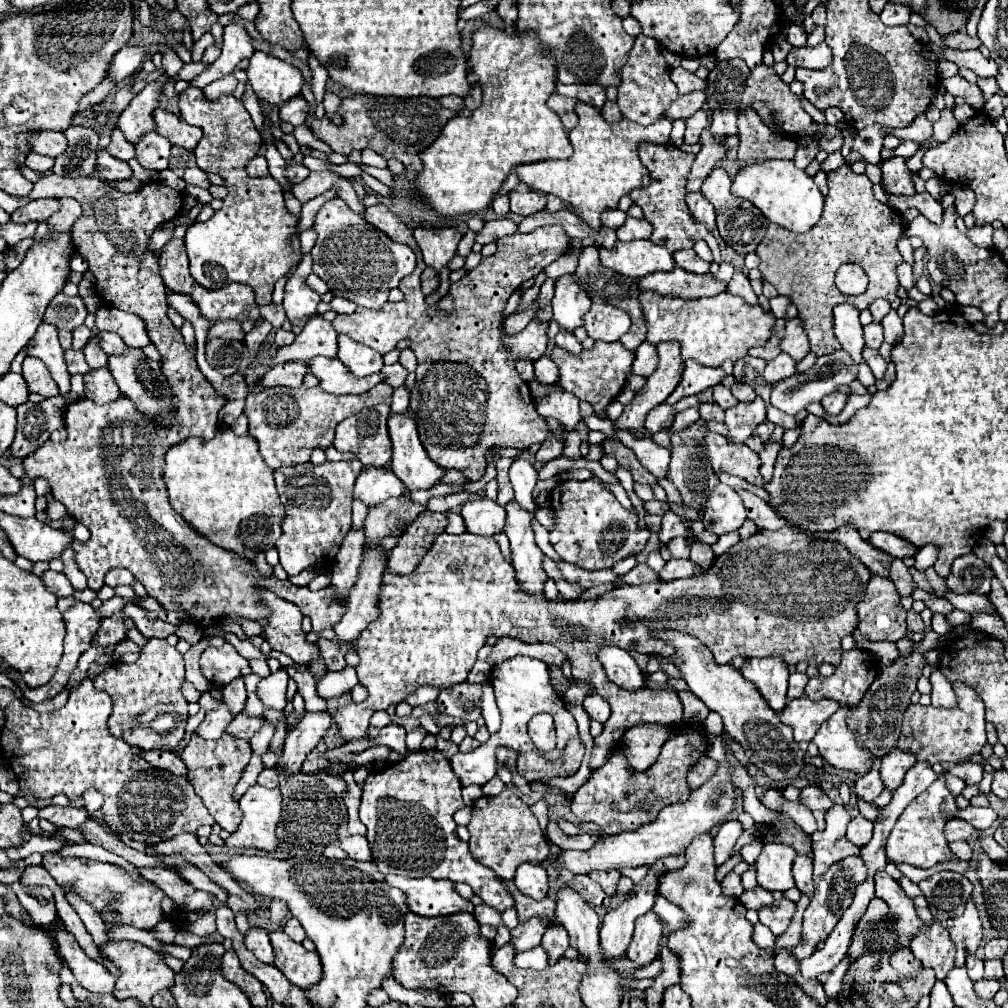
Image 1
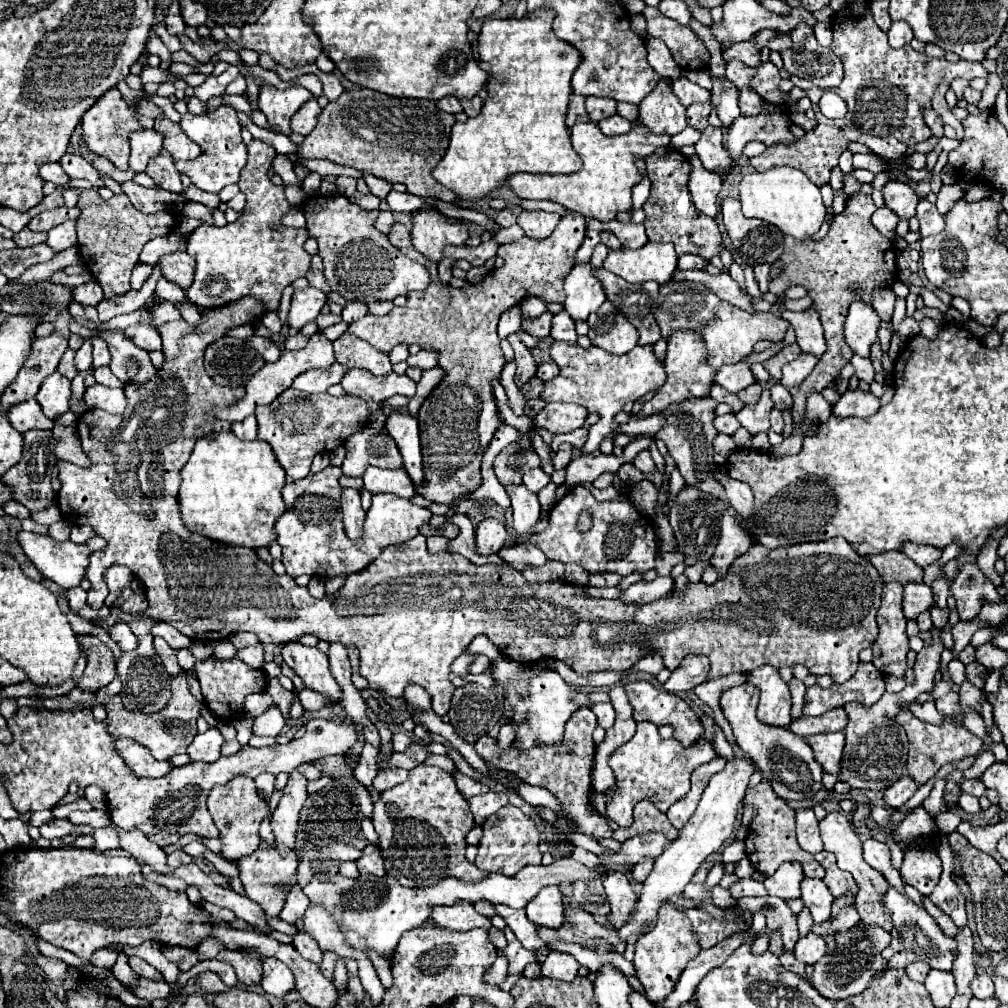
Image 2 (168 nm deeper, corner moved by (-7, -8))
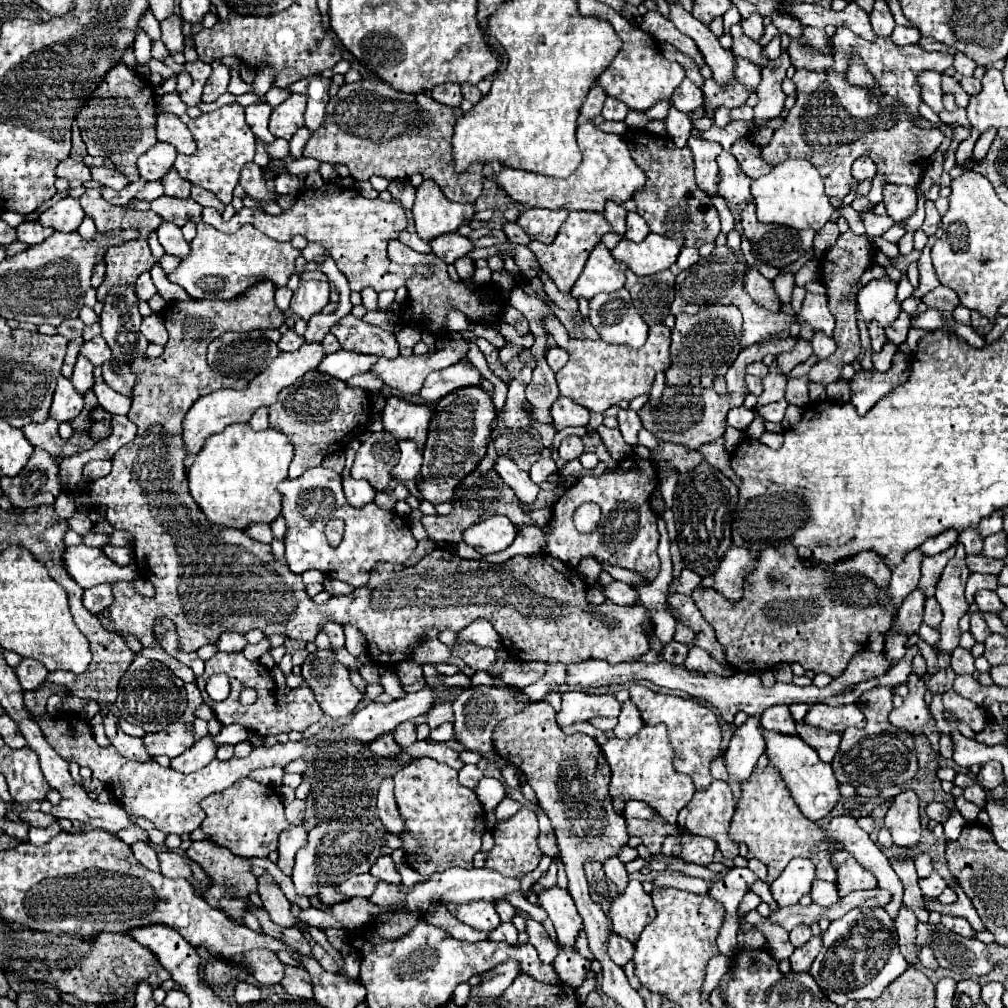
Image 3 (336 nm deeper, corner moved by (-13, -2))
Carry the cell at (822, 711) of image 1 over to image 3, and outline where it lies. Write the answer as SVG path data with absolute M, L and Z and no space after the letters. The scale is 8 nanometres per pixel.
M814 704L810 706L804 722L830 732L844 732L848 726L854 726L854 728L866 726L866 718L856 704L836 706L836 708L826 704Z

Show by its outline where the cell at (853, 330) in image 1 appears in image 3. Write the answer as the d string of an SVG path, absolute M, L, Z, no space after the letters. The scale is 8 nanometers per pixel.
M888 276L876 278L872 282L868 282L860 292L858 292L858 308L866 320L866 324L870 324L872 320L878 320L884 328L888 324L892 324L896 320L896 316L900 314L900 302L896 298L896 282L890 280Z

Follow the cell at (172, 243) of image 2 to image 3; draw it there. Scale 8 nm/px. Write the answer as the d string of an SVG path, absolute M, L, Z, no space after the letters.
M142 274L142 276L136 280L136 296L146 302L152 294L156 294L156 286L152 284L150 274Z

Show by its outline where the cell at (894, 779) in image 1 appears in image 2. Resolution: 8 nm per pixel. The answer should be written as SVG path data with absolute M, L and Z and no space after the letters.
M902 776L902 778L896 780L892 786L888 786L888 790L884 792L884 802L886 802L892 810L896 810L896 808L900 808L904 802L908 802L916 790L918 790L918 784L916 784L910 776Z

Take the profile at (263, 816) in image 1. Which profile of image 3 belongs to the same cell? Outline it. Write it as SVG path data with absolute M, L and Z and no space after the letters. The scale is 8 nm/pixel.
M264 874L258 878L258 894L262 898L264 910L270 914L270 920L278 926L292 928L296 924L292 912L290 912L290 902L282 894L280 886L274 884L274 878L270 874Z

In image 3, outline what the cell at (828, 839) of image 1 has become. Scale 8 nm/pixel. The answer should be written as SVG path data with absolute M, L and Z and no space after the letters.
M834 852L834 864L838 866L838 894L848 896L854 890L870 890L878 886L876 876L860 866L856 858L848 852Z

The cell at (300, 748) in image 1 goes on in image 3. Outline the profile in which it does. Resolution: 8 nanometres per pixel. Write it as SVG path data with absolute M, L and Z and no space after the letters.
M290 826L290 830L280 834L280 846L278 846L278 868L286 874L292 876L292 868L294 868L294 856L296 852L306 846L306 830L300 826Z

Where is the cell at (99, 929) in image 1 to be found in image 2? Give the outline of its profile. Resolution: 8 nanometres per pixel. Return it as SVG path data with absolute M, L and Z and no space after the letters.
M112 944L112 946L108 946L108 948L112 948L112 950L118 952L118 960L116 960L116 964L112 966L112 974L114 974L114 978L118 978L124 986L130 986L138 976L136 976L134 970L128 966L128 956L120 950L118 944Z

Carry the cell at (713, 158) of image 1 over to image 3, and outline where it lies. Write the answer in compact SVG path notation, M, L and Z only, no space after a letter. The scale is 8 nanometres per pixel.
M784 50L780 58L774 60L774 66L762 68L762 82L756 88L756 94L760 98L758 106L754 108L754 124L760 126L766 118L778 118L784 110L786 94L782 92L782 80L786 78L786 70L790 68L790 56Z

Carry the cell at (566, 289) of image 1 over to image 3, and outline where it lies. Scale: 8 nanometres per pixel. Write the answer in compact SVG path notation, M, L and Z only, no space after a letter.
M600 242L592 250L580 278L572 286L572 296L590 300L600 292L620 290L624 286L624 278L626 276L622 264L616 262L612 258L612 252Z

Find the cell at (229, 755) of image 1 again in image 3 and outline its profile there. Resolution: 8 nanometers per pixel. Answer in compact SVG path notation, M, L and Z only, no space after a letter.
M250 778L238 780L224 792L210 794L200 802L200 806L206 812L206 820L200 826L204 834L210 836L214 844L228 848L232 854L242 858L268 858L268 854L278 848L278 836L288 826L280 796L270 786Z

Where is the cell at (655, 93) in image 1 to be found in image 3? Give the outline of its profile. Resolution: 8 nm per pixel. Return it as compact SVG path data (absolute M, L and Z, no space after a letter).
M670 108L668 116L666 116L666 130L668 130L668 136L672 138L672 142L678 148L684 148L690 132L692 132L692 122L690 122L688 114L684 114L676 108Z

